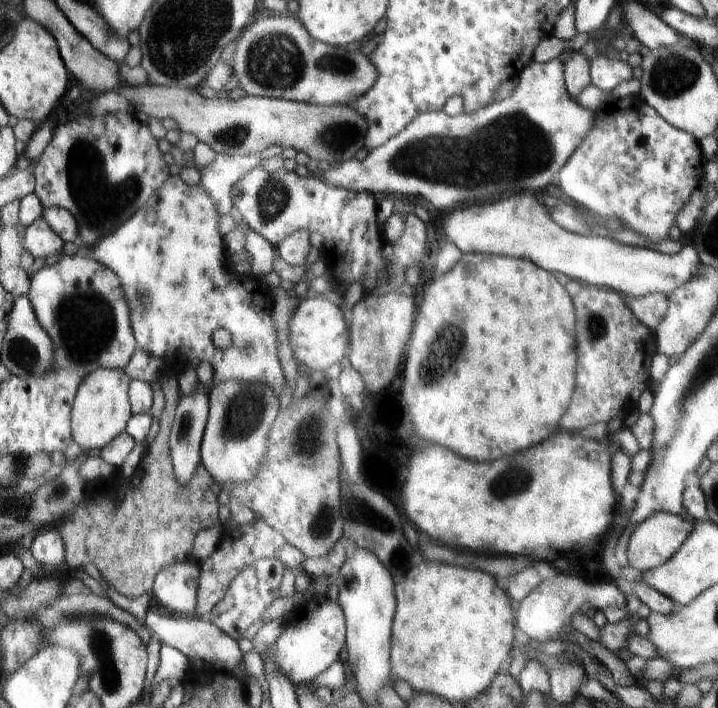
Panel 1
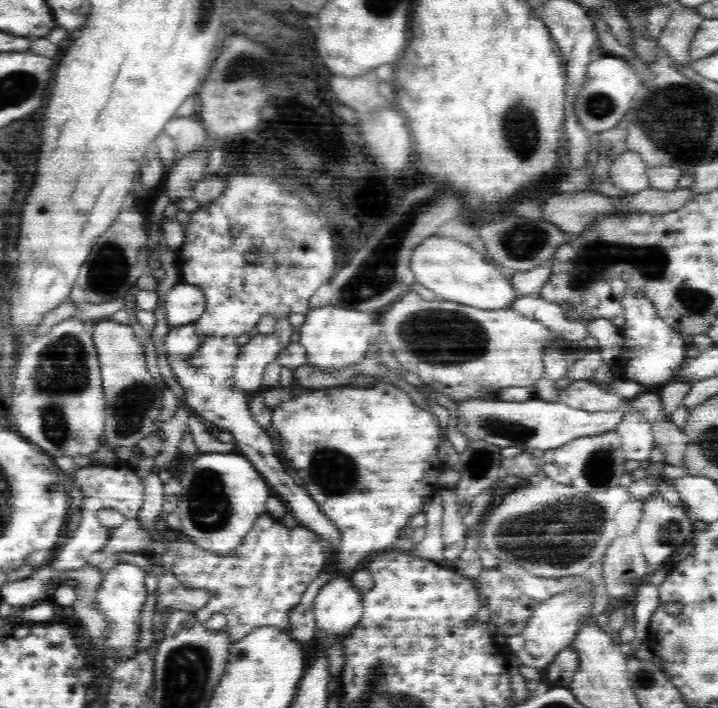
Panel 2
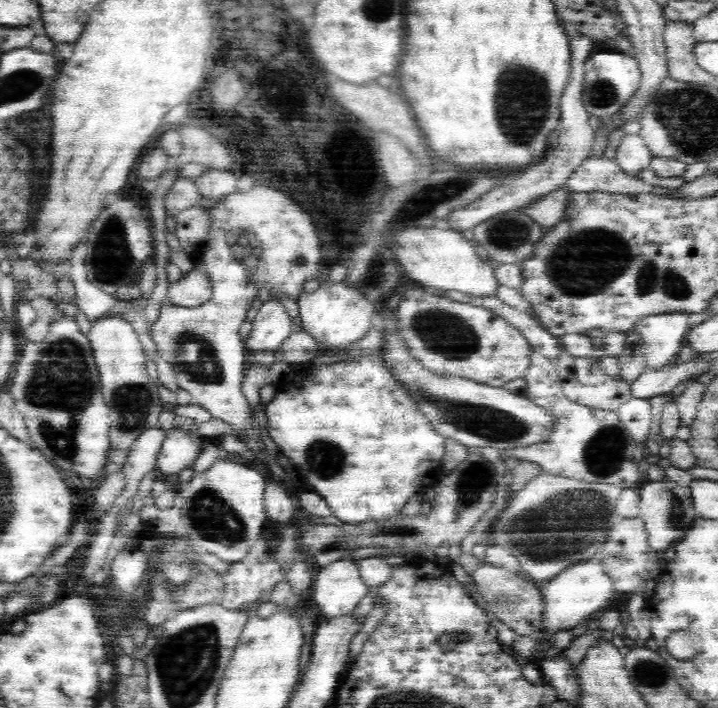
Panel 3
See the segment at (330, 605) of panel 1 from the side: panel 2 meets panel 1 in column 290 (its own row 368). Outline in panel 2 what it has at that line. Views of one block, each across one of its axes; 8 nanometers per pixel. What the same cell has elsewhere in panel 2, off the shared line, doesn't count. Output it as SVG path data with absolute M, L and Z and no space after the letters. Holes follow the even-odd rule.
M621 292L621 305L624 308L625 324L622 327L622 354L614 358L608 369L615 379L624 378L636 385L657 391L676 378L678 370L687 360L689 337L670 329L663 318L657 315L652 302L639 292Z

